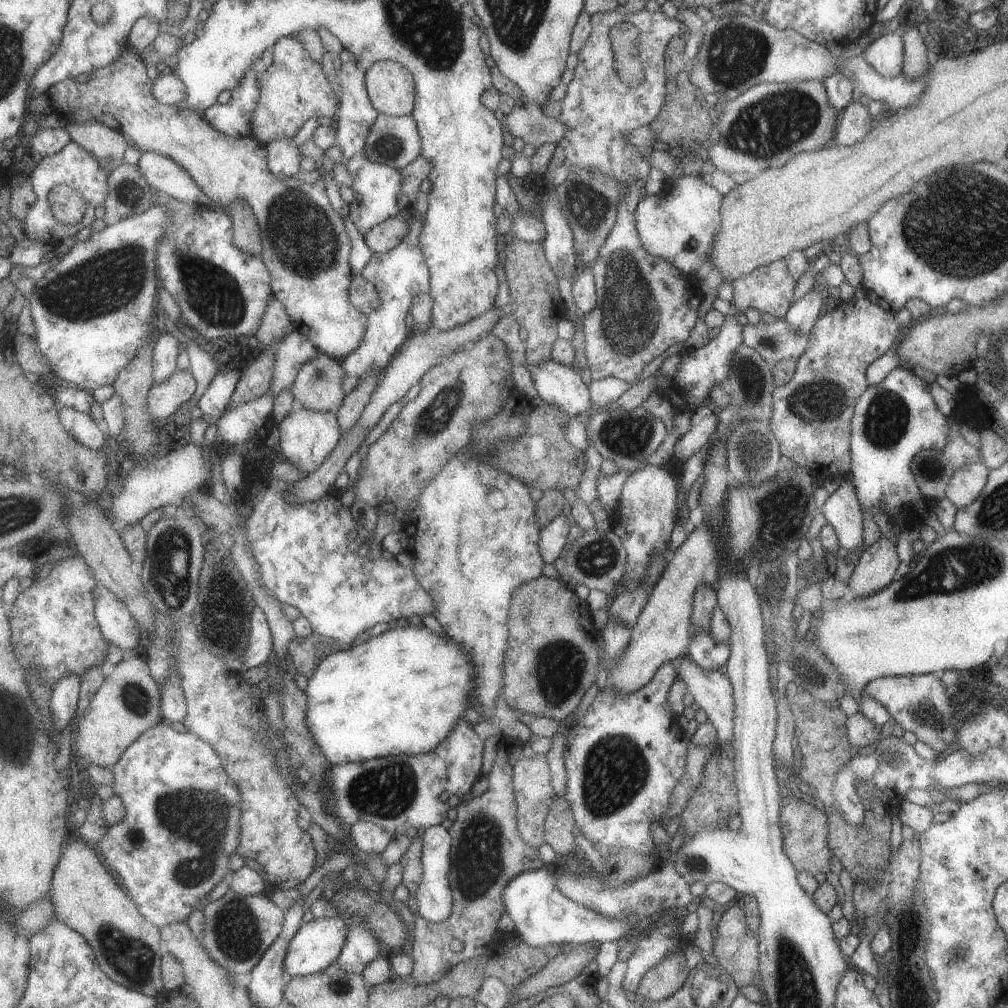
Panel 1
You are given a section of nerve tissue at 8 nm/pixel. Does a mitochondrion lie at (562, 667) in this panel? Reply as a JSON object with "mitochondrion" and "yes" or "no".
{"mitochondrion":"yes"}

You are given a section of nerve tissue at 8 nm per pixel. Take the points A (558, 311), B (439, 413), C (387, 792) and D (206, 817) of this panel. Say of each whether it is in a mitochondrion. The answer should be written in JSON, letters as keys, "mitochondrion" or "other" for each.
{"A":"other","B":"mitochondrion","C":"mitochondrion","D":"mitochondrion"}

